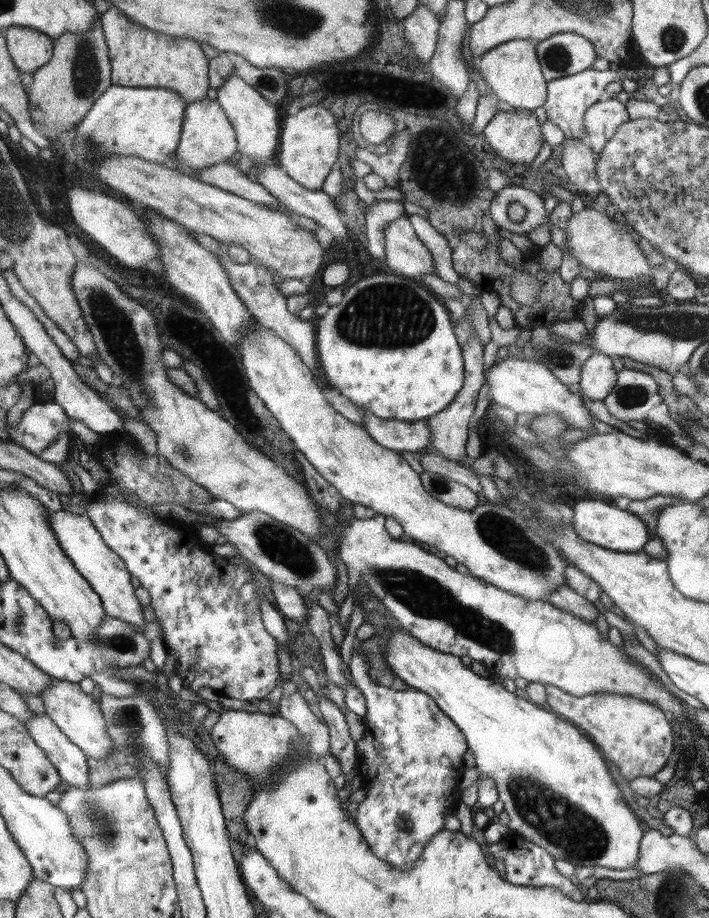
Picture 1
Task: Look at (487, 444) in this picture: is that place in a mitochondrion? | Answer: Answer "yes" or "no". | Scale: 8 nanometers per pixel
no

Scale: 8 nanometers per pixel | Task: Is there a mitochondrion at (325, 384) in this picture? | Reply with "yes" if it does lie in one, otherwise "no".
no

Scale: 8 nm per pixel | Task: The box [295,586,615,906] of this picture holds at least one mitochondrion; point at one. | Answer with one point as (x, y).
(573, 831)

